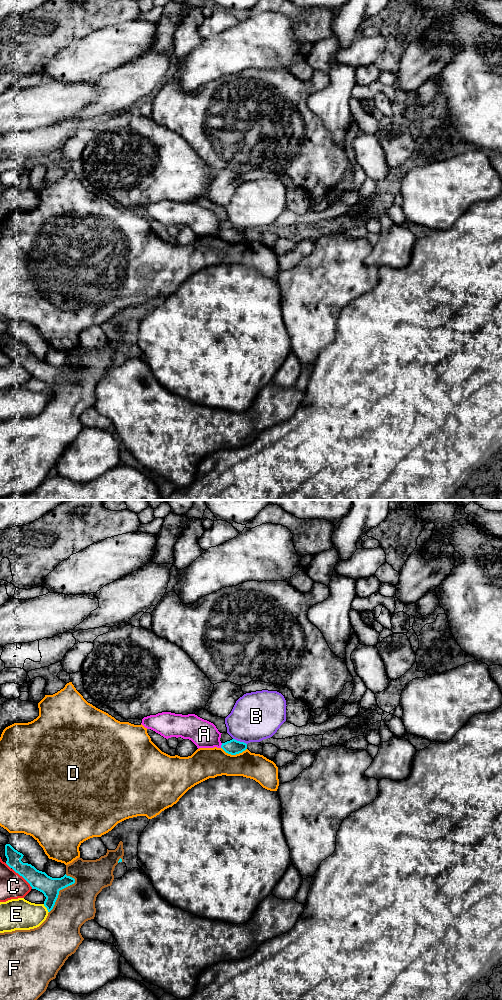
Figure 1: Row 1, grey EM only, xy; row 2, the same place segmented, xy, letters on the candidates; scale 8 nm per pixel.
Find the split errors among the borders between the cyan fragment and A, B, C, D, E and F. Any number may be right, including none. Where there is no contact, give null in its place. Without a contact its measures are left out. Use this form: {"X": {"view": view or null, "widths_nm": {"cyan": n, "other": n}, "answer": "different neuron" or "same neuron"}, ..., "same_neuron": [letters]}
{"A": {"view": "xy", "widths_nm": {"cyan": 120, "other": 220}, "answer": "different neuron"}, "B": {"view": "xy", "widths_nm": {"cyan": 120, "other": 380}, "answer": "different neuron"}, "C": {"view": "xy", "widths_nm": {"cyan": 160, "other": 200}, "answer": "different neuron"}, "D": {"view": "xy", "widths_nm": {"cyan": 120, "other": 240}, "answer": "different neuron"}, "E": {"view": "xy", "widths_nm": {"cyan": 160, "other": 260}, "answer": "different neuron"}, "F": {"view": "xy", "widths_nm": {"cyan": 160, "other": 320}, "answer": "different neuron"}, "same_neuron": []}

